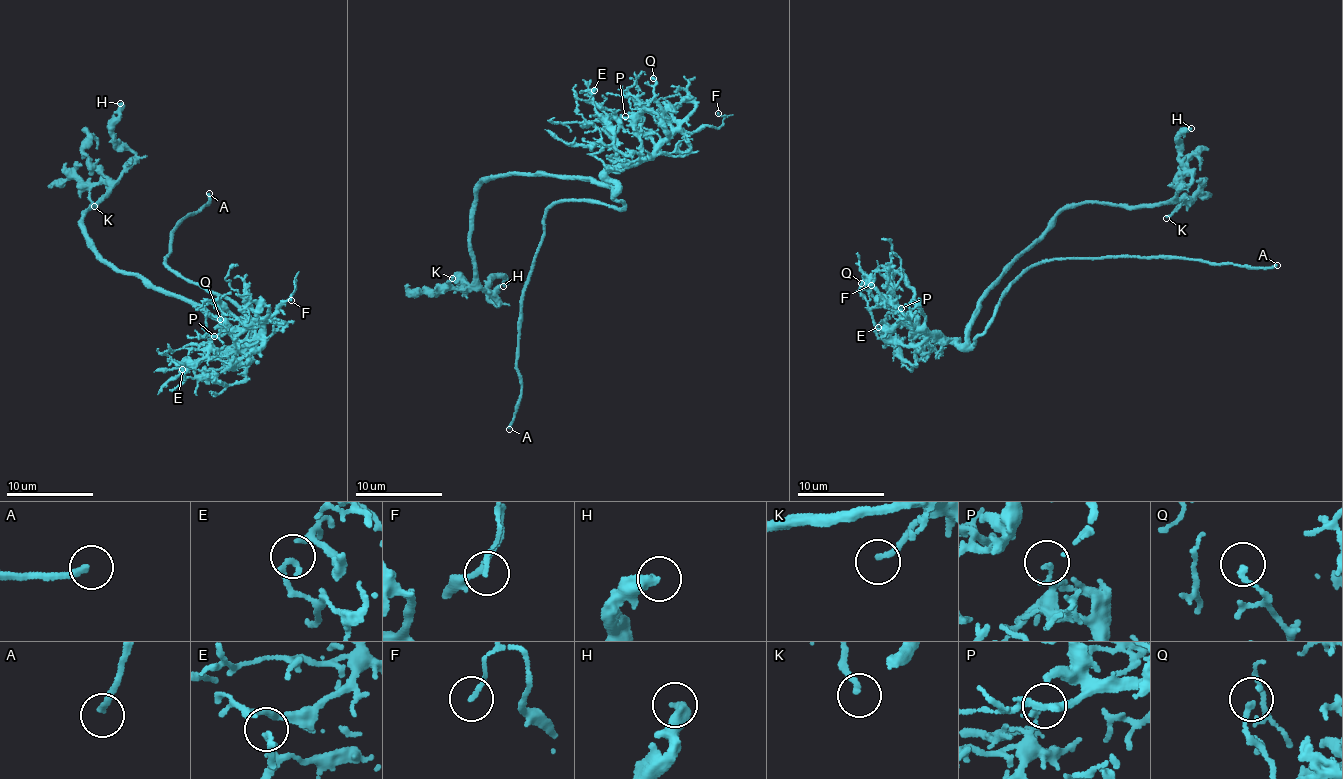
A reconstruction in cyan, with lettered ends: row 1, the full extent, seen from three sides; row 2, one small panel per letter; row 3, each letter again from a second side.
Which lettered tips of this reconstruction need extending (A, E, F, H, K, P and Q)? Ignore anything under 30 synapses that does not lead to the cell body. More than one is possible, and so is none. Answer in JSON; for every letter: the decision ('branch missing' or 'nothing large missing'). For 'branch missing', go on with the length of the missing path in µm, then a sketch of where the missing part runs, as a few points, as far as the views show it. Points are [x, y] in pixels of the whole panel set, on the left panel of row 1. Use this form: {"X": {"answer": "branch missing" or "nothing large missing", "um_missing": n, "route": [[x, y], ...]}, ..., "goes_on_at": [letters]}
{"A": {"answer": "branch missing", "um_missing": 15, "route": [[209, 193], [213, 189], [278, 186], [296, 181], [304, 174]]}, "E": {"answer": "nothing large missing"}, "F": {"answer": "nothing large missing"}, "H": {"answer": "nothing large missing"}, "K": {"answer": "nothing large missing"}, "P": {"answer": "nothing large missing"}, "Q": {"answer": "nothing large missing"}, "goes_on_at": ["A"]}

